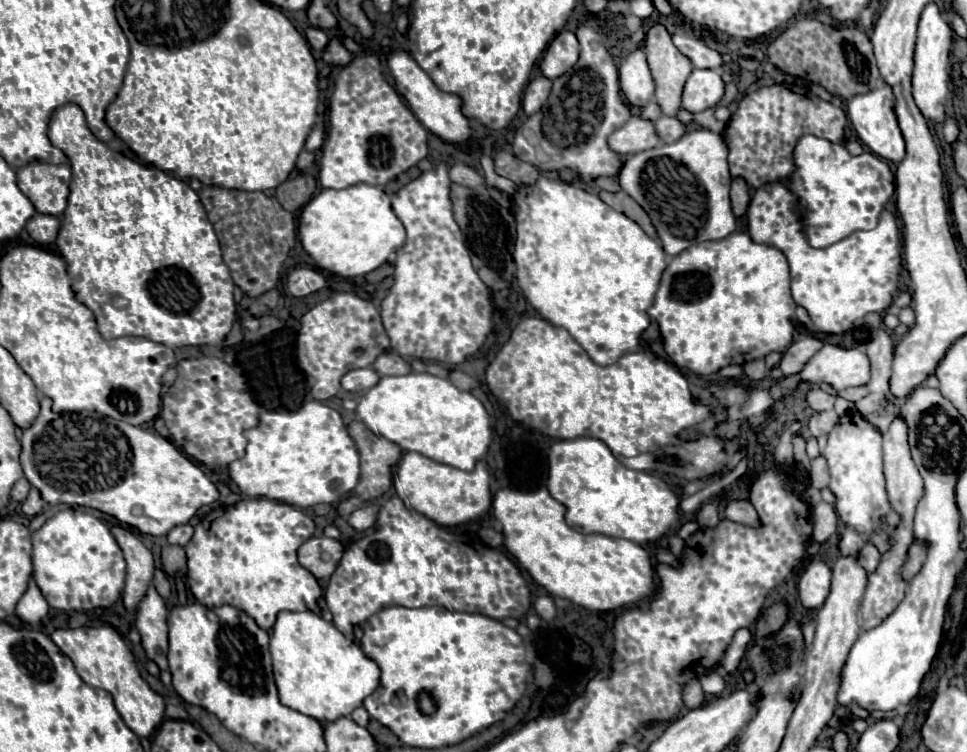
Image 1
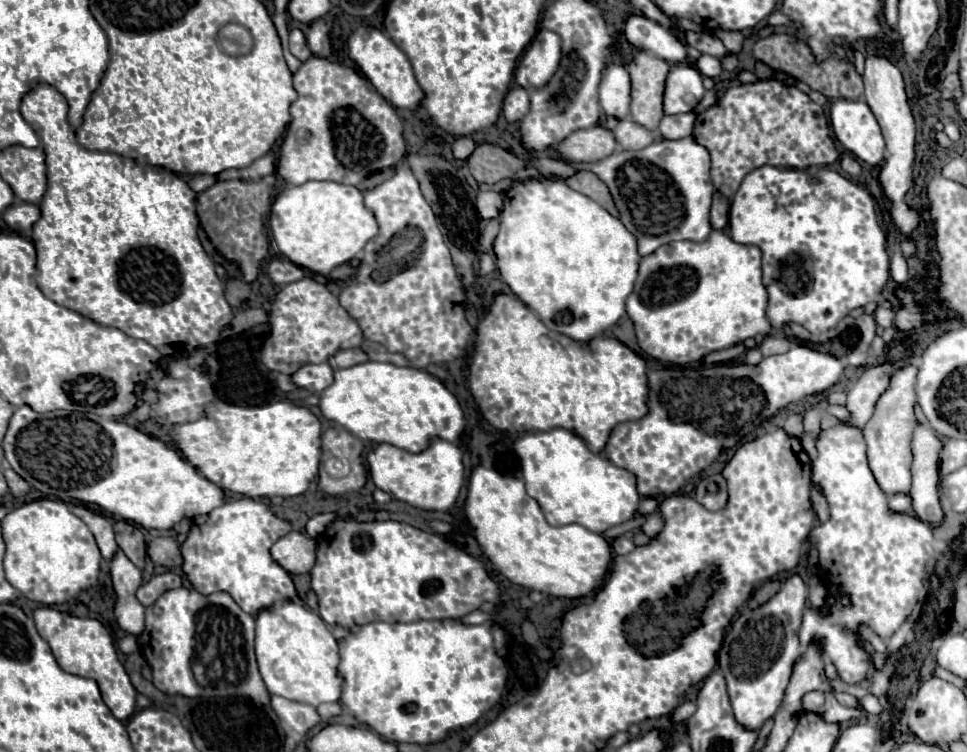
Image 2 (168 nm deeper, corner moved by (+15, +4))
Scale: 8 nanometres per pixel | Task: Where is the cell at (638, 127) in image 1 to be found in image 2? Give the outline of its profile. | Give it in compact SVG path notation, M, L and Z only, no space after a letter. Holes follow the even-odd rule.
M597 125L591 129L581 129L559 141L555 151L561 159L573 163L593 163L609 157L617 149L617 141L611 131Z

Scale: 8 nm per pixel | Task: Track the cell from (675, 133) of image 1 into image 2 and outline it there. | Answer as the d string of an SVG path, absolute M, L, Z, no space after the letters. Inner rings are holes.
M629 119L619 121L619 125L613 129L613 135L621 149L643 149L645 145L651 145L655 141L653 133Z

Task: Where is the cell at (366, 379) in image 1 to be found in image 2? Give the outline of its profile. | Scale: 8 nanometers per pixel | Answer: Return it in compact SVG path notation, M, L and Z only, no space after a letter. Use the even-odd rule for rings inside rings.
M309 363L309 365L301 365L301 369L297 369L291 375L291 383L297 387L303 387L307 391L323 391L333 383L333 369L329 363Z

